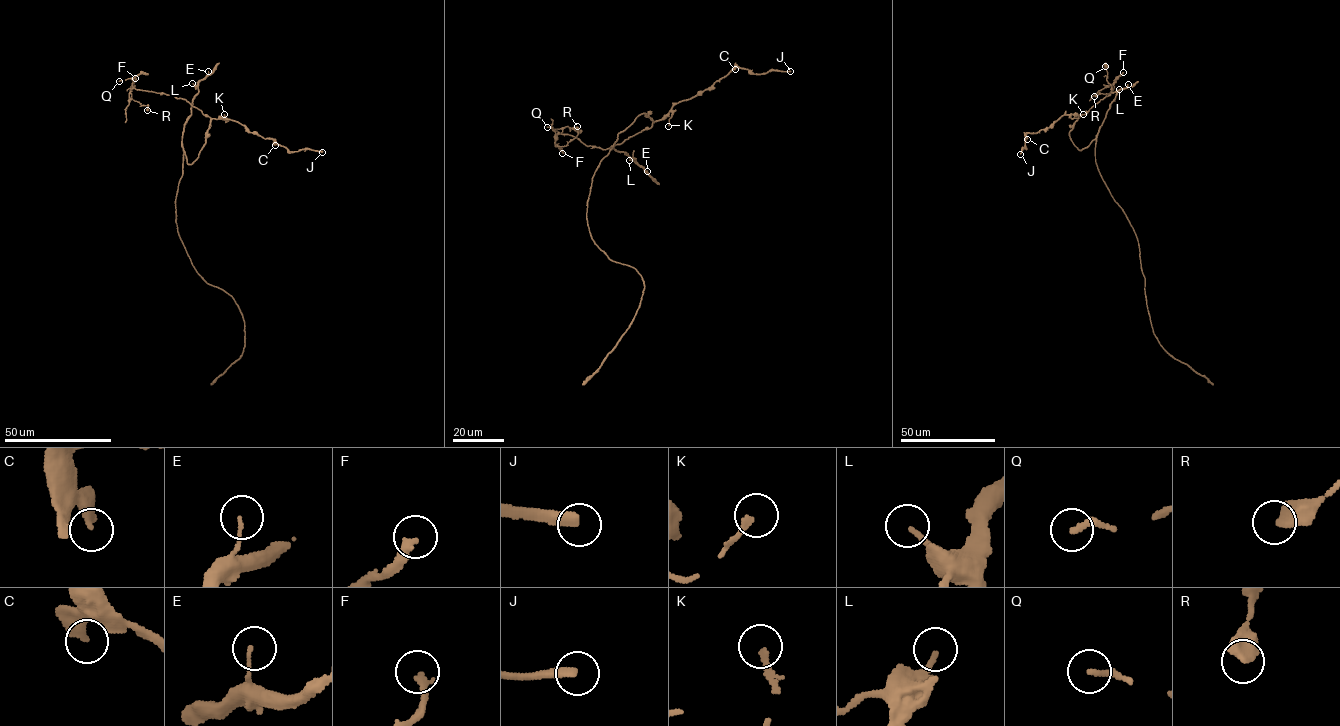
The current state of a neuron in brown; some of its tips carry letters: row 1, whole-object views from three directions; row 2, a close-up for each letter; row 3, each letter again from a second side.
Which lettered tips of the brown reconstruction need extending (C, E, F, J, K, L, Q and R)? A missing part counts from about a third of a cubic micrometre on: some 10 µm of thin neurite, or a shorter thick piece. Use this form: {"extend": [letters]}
{"extend": ["J", "K", "L"]}

